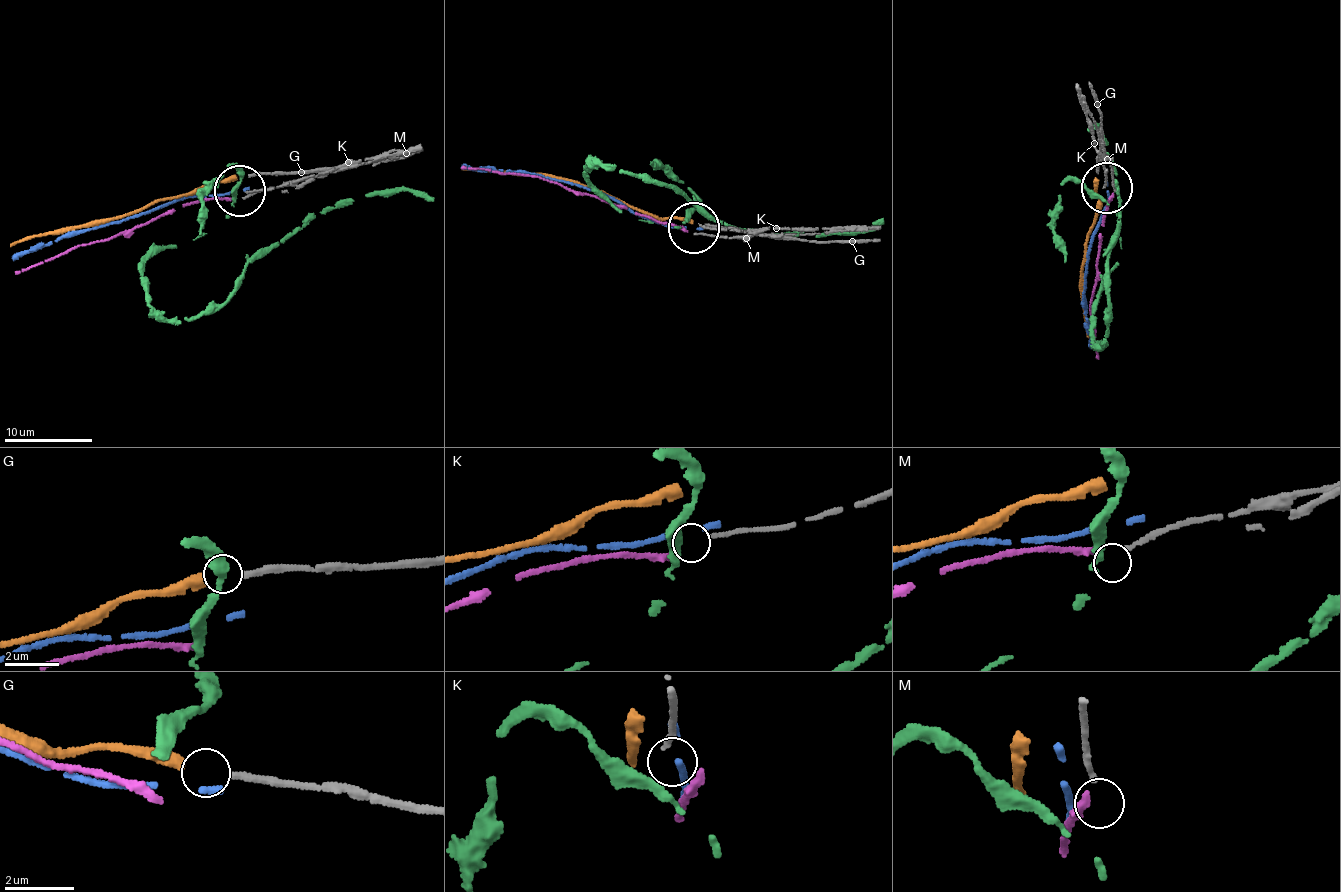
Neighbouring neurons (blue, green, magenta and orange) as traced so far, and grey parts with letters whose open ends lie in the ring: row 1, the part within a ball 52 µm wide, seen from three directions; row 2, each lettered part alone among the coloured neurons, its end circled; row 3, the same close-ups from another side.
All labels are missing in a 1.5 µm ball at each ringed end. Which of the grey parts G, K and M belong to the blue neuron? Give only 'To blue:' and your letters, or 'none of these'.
To blue: none of these

